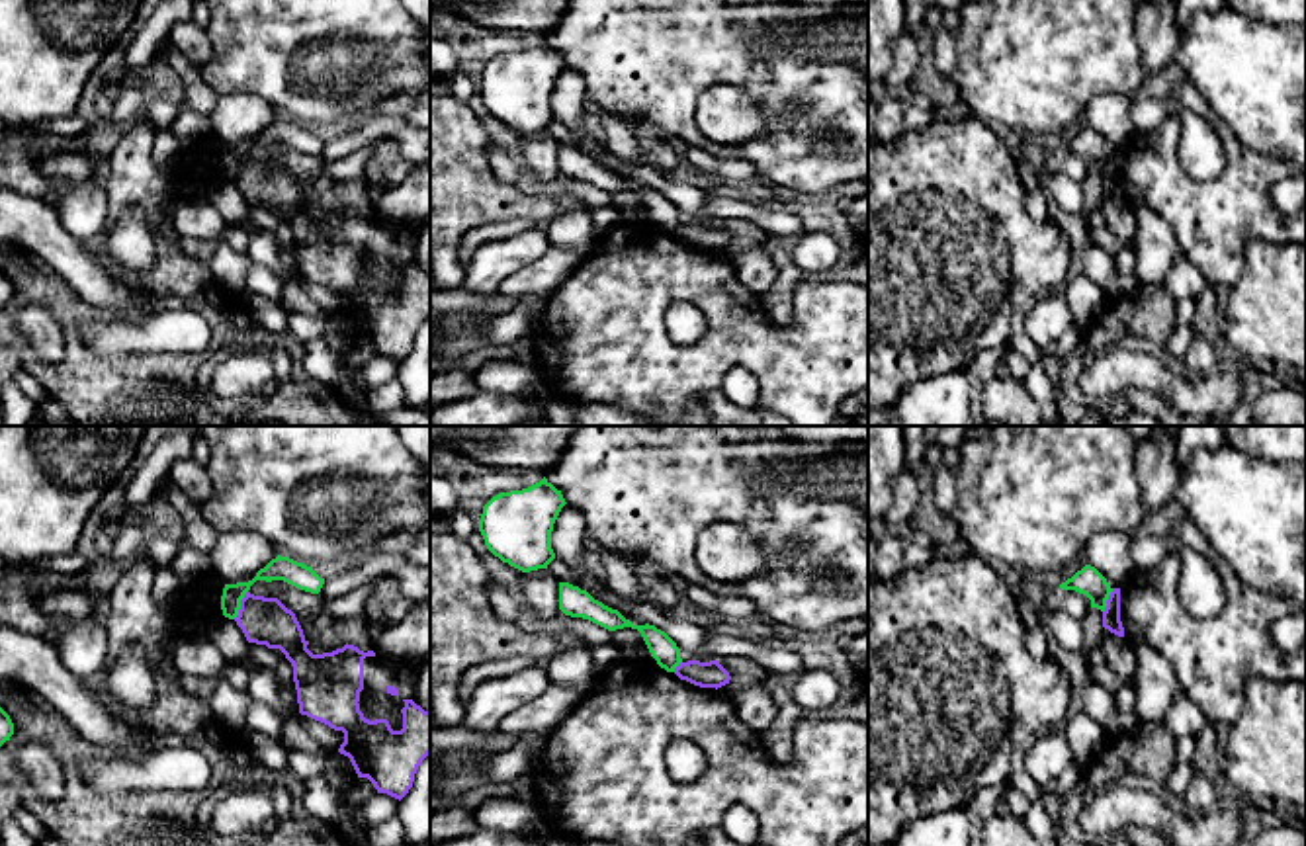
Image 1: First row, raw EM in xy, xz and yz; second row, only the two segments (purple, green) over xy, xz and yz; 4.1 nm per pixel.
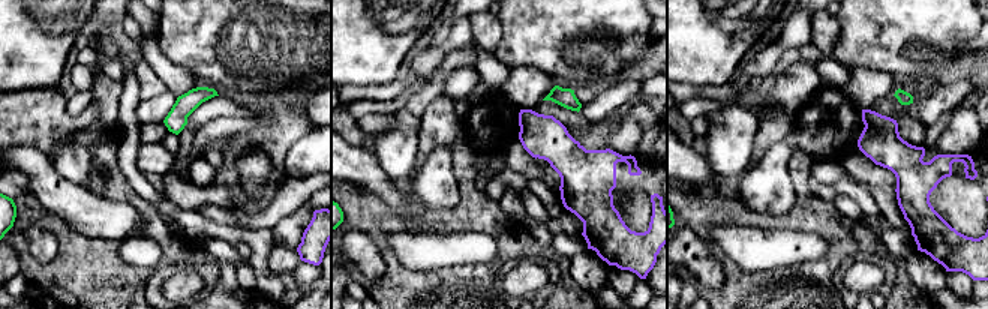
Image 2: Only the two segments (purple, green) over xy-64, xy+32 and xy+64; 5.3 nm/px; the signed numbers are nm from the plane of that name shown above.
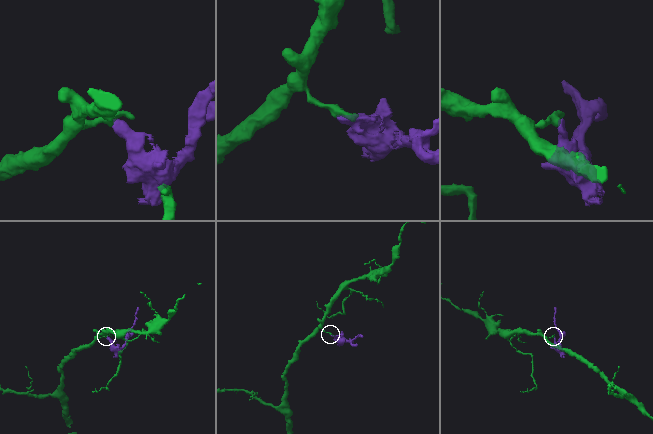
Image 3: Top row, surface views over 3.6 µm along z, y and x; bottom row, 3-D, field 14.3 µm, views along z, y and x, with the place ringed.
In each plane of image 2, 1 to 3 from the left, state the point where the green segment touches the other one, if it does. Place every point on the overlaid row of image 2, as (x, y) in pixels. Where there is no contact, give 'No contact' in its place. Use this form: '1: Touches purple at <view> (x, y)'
1: No contact
2: No contact
3: No contact

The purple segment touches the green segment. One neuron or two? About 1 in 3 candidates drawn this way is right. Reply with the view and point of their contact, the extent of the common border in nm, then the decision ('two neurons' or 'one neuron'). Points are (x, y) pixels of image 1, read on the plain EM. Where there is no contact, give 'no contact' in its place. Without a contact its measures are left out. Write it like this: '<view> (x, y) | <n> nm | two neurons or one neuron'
xy (241, 167) | 130 nm | two neurons

